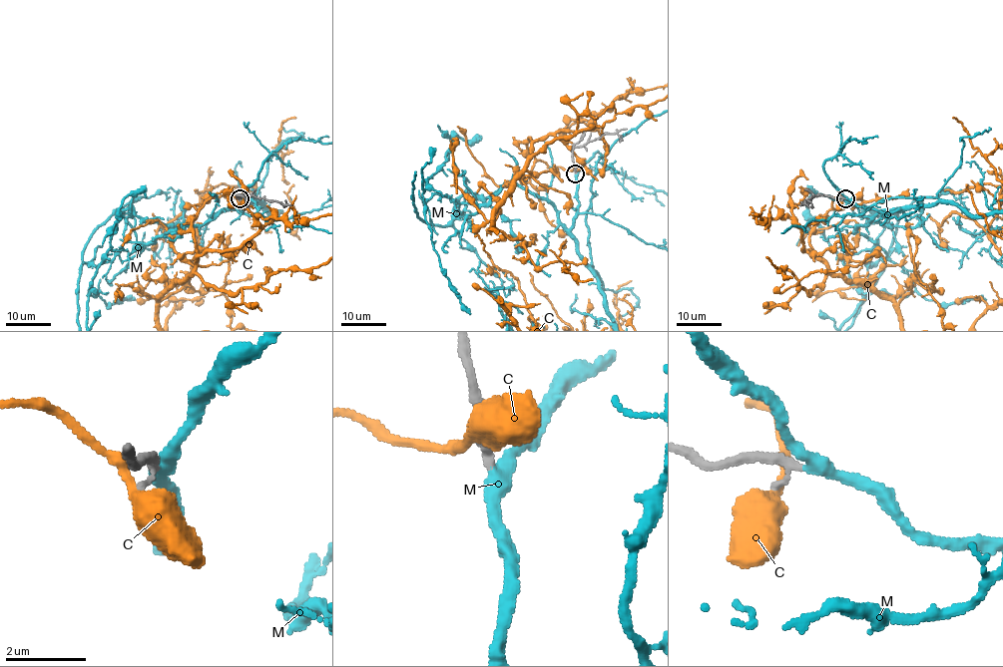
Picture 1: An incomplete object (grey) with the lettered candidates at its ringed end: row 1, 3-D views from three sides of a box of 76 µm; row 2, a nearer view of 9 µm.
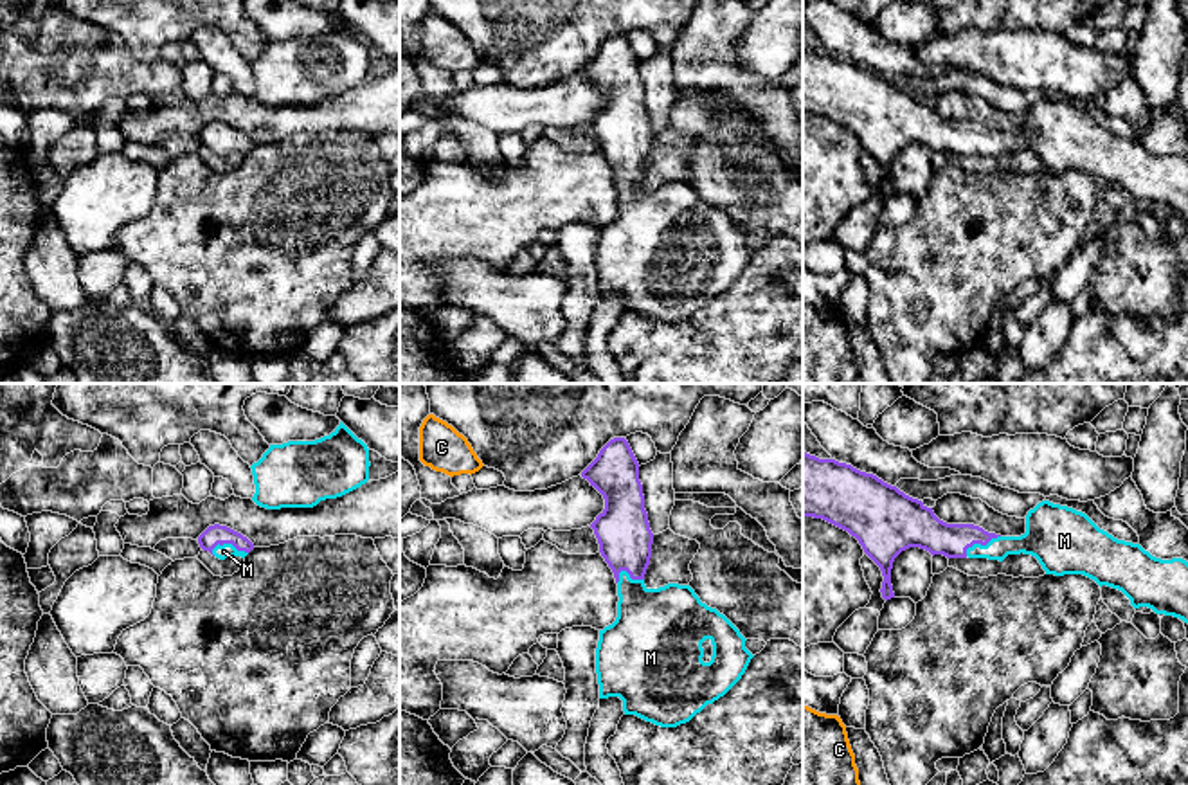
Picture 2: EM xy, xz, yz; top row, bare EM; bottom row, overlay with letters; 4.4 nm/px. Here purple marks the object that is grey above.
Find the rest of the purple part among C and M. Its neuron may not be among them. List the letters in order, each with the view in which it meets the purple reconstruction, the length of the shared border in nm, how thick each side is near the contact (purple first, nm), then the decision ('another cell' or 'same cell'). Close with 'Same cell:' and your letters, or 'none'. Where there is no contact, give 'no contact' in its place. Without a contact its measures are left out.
C: no contact | another cell
M: xy | 170 nm | 90/70 nm | same cell
Same cell: M

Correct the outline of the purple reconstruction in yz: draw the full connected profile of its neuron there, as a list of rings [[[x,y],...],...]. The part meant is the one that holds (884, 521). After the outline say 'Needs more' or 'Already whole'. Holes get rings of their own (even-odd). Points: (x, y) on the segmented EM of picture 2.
[[[803,452],[803,517],[823,519],[859,540],[864,553],[880,567],[882,598],[895,598],[891,569],[895,558],[909,549],[920,547],[947,558],[988,558],[1003,562],[1008,555],[1031,555],[1046,574],[1084,574],[1100,587],[1121,591],[1134,609],[1148,607],[1156,614],[1174,616],[1188,623],[1188,562],[1183,558],[1161,560],[1139,544],[1118,540],[1100,529],[1085,513],[1049,501],[1039,502],[1026,515],[1026,533],[1021,537],[1001,537],[974,524],[947,524],[932,508],[913,499],[851,465],[835,459],[819,459]]]. Needs more

